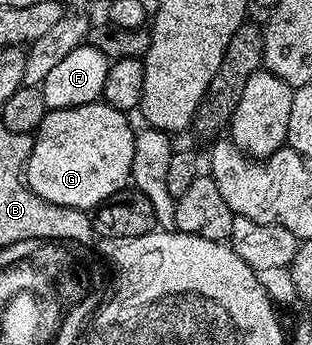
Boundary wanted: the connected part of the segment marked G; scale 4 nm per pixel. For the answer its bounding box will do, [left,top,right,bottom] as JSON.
[23,100,137,212]

